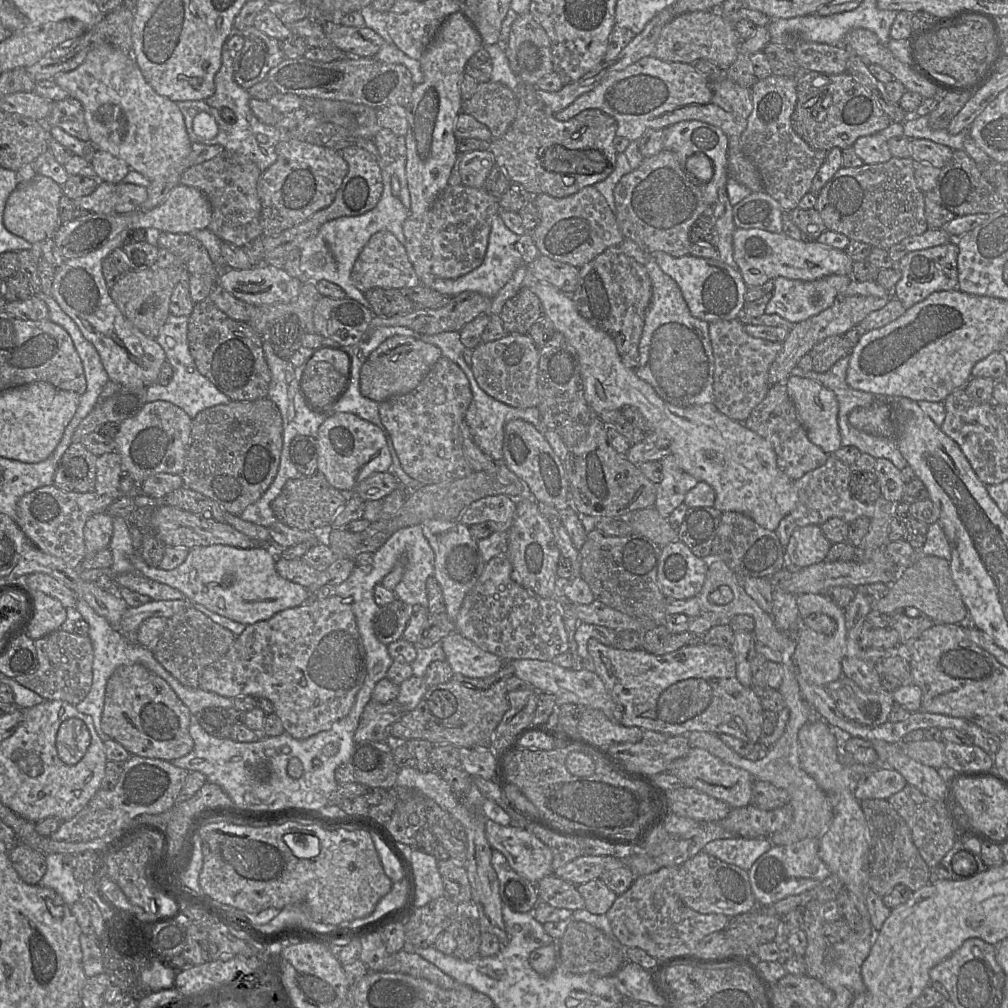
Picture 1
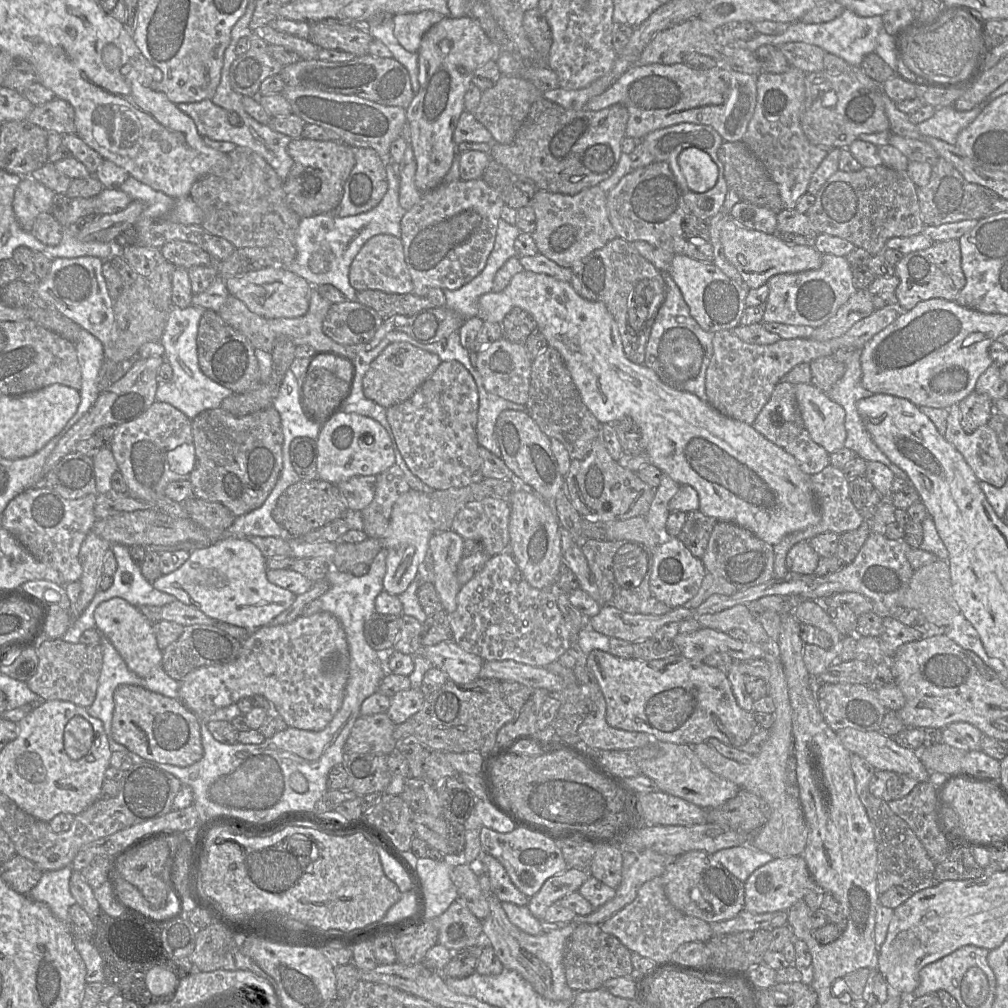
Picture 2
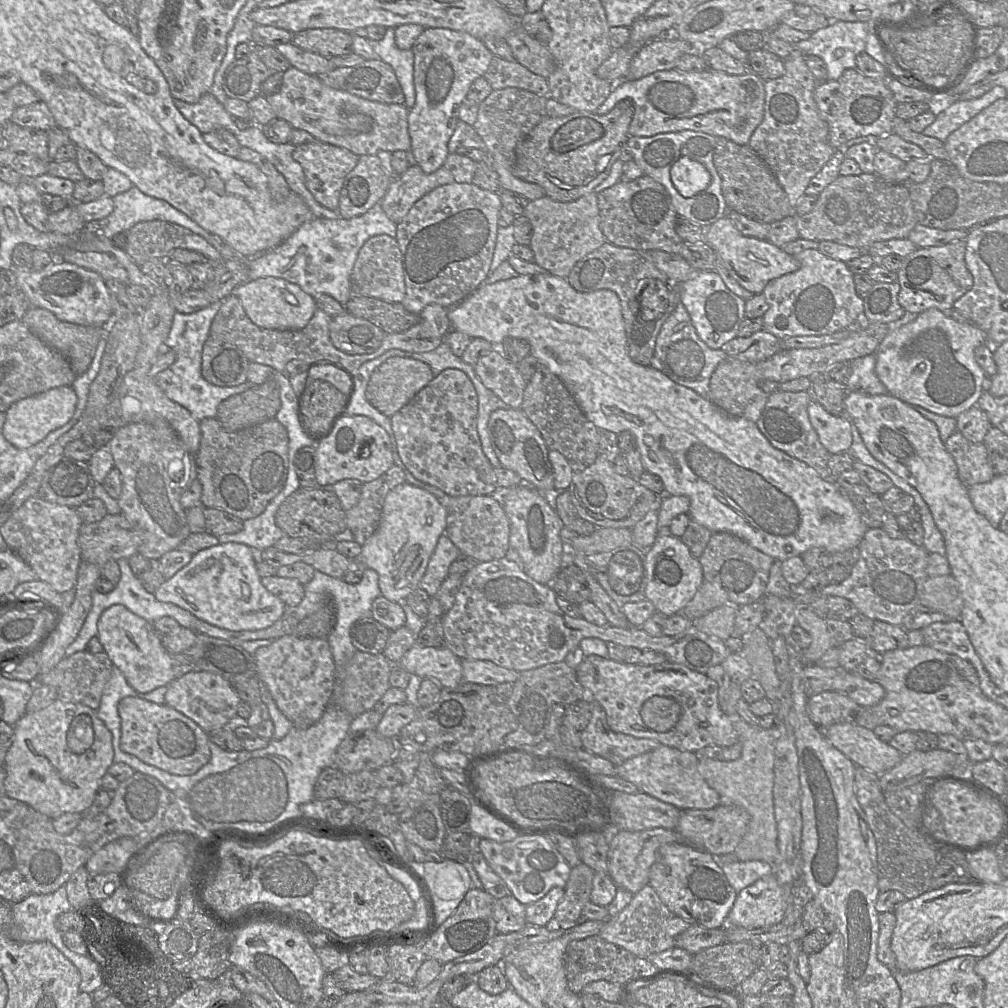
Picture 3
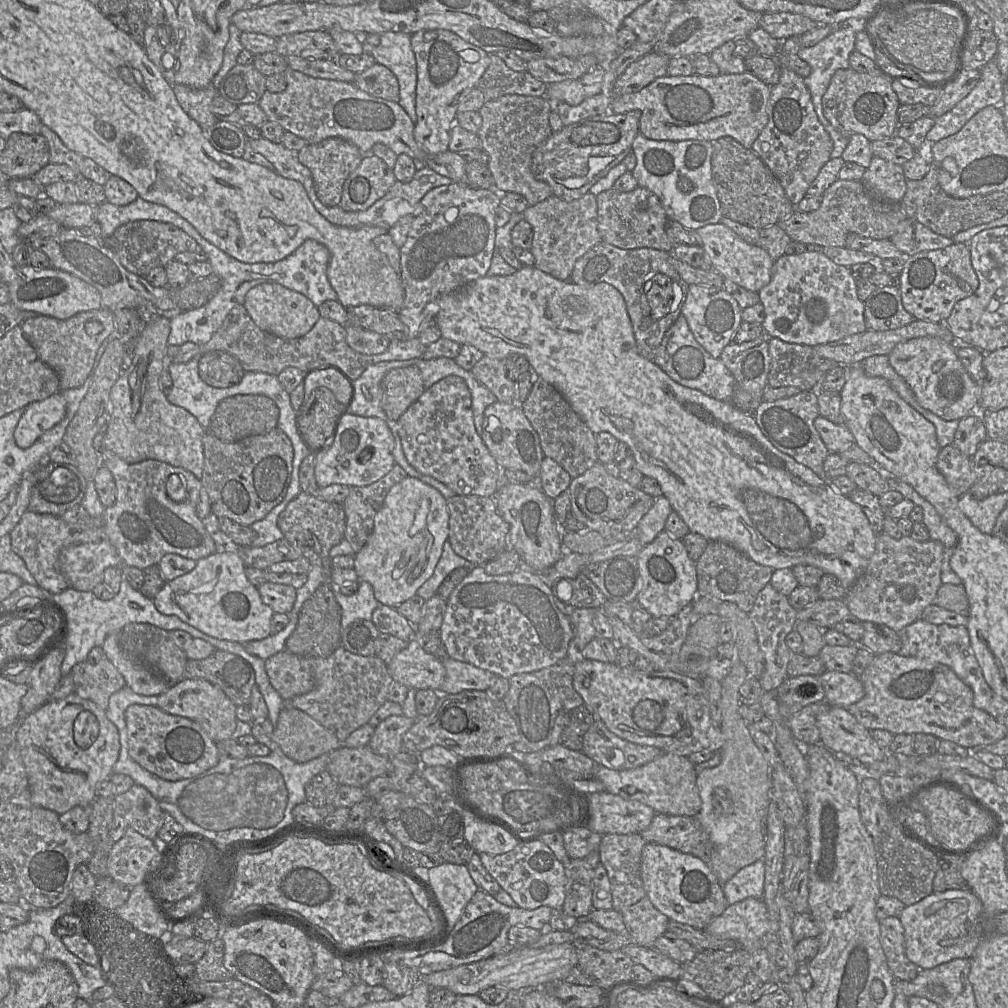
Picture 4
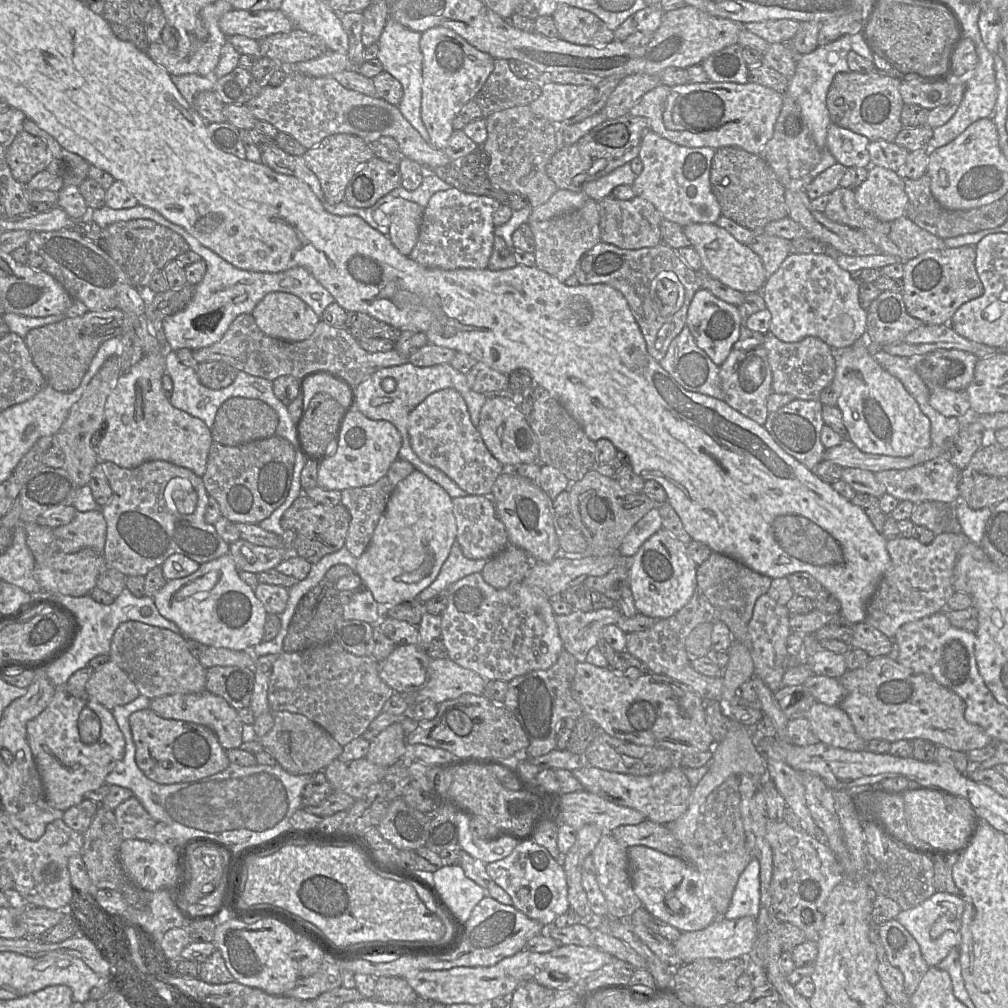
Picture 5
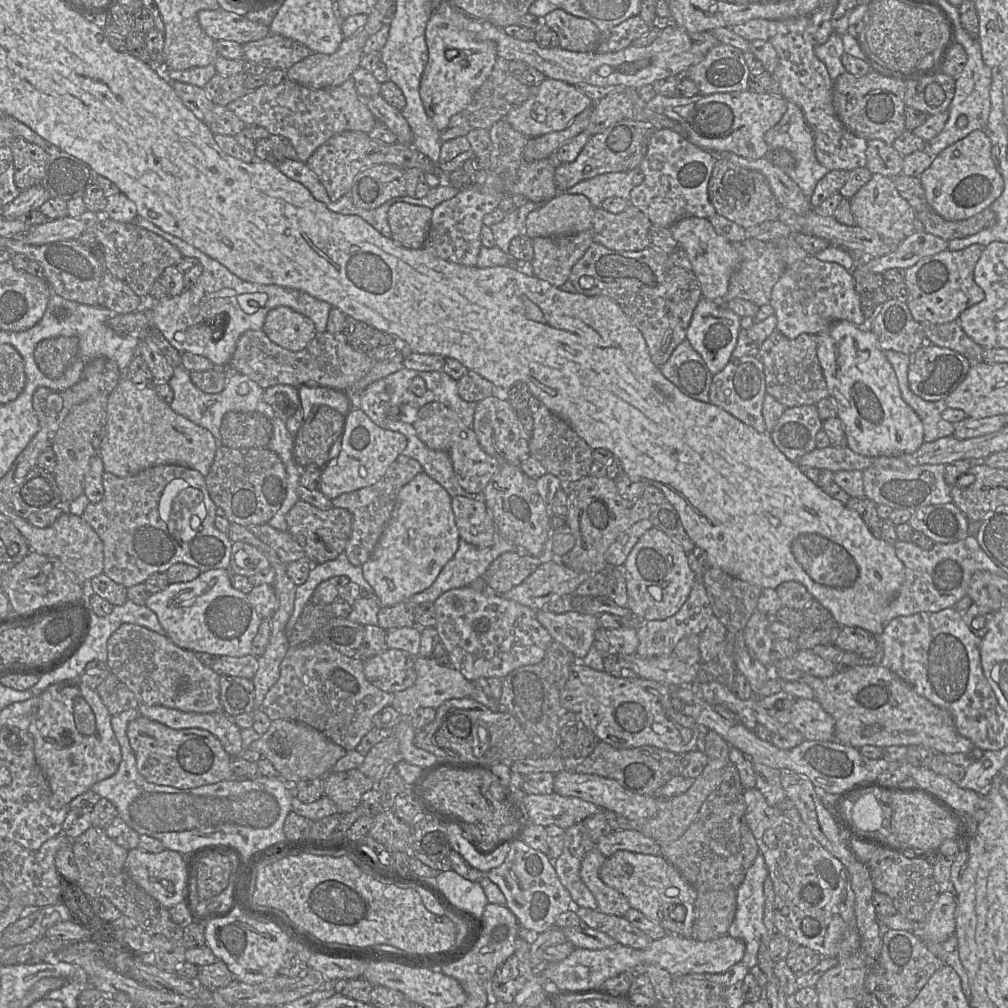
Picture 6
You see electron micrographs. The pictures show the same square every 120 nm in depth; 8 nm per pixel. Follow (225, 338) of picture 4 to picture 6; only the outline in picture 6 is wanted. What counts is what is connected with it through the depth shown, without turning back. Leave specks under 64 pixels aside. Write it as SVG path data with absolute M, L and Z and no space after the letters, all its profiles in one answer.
M247 330L238 339L228 369L254 380L263 389L277 384L330 387L346 391L358 382L376 363L370 355L352 348L343 332L317 332L300 351L287 350L267 337L263 330Z

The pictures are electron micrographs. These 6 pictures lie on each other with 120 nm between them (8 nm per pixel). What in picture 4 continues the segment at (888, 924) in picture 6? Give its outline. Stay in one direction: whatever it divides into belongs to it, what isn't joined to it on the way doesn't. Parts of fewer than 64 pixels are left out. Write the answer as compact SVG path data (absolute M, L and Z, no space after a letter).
M950 889L933 892L921 901L906 906L899 916L904 928L906 956L922 969L934 968L956 958L970 959L984 937L982 915L982 903L971 890Z

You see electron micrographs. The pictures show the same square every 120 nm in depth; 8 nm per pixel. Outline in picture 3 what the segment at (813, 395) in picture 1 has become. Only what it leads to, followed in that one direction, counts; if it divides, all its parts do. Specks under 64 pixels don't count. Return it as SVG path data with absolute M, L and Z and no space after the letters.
M815 399L811 400L807 409L811 425L828 452L830 454L849 452L853 439L851 421L846 417L829 413Z

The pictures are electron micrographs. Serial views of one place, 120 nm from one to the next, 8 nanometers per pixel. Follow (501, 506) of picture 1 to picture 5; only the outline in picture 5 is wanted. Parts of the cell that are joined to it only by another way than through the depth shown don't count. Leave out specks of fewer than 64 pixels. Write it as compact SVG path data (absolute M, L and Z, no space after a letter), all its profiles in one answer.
M467 495L452 499L453 514L457 526L456 542L463 555L471 560L491 559L508 544L508 535L504 524L499 519L490 496Z

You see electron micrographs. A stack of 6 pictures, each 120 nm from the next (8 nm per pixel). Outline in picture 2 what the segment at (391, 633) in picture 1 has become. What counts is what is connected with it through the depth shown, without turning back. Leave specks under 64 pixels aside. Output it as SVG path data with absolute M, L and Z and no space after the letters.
M375 613L364 625L368 645L377 652L390 652L398 638L401 616Z

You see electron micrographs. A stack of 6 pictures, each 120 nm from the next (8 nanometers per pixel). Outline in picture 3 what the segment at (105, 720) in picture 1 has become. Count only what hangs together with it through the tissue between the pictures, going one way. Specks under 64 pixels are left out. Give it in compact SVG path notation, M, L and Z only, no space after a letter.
M127 696L118 703L121 750L174 775L192 775L210 760L209 734L193 720L164 704Z

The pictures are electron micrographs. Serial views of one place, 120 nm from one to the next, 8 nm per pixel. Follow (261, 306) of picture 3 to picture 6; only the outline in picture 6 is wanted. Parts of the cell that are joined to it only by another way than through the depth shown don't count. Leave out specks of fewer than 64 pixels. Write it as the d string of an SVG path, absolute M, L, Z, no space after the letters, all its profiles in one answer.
M287 306L267 313L263 331L271 341L290 351L304 349L317 333L310 318Z

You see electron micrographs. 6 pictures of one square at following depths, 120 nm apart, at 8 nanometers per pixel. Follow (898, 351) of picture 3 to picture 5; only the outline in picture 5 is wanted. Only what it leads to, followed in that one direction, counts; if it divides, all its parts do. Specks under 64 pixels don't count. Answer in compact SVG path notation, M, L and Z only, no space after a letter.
M914 355L908 359L929 389L930 405L946 417L961 417L966 412L971 411L965 391L950 390L937 385L931 378L929 366L925 363L919 363L922 356Z

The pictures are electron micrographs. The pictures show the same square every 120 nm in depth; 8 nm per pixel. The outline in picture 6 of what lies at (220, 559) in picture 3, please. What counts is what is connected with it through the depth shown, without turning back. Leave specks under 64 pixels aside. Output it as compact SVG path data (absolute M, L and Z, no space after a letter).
M226 569L201 572L196 579L188 582L169 583L164 590L150 594L145 606L157 615L166 636L176 646L195 653L216 656L242 657L251 654L252 640L262 620L250 604L247 595L231 585L230 572Z

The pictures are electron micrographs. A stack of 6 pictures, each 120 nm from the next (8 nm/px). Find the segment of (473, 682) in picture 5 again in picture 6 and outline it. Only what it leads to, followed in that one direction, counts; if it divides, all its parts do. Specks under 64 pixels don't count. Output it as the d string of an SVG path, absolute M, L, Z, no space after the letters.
M417 656L414 661L416 679L409 688L395 692L391 706L399 712L403 718L409 718L419 708L435 708L450 699L462 699L470 697L472 693L472 682L467 680L454 667L444 667L439 665L433 658L423 658Z

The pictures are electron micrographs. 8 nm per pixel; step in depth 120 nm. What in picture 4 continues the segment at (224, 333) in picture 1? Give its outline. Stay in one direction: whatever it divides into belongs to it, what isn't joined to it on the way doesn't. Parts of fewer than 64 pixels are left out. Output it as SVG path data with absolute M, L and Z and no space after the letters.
M221 350L203 354L199 360L198 371L205 383L216 388L238 384L245 374L238 359Z

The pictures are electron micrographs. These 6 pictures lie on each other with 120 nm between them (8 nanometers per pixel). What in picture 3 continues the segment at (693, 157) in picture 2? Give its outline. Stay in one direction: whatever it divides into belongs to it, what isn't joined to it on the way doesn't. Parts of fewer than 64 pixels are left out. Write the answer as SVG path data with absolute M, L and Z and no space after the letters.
M686 156L673 164L670 175L675 188L683 197L697 195L711 183L711 174L705 166Z

